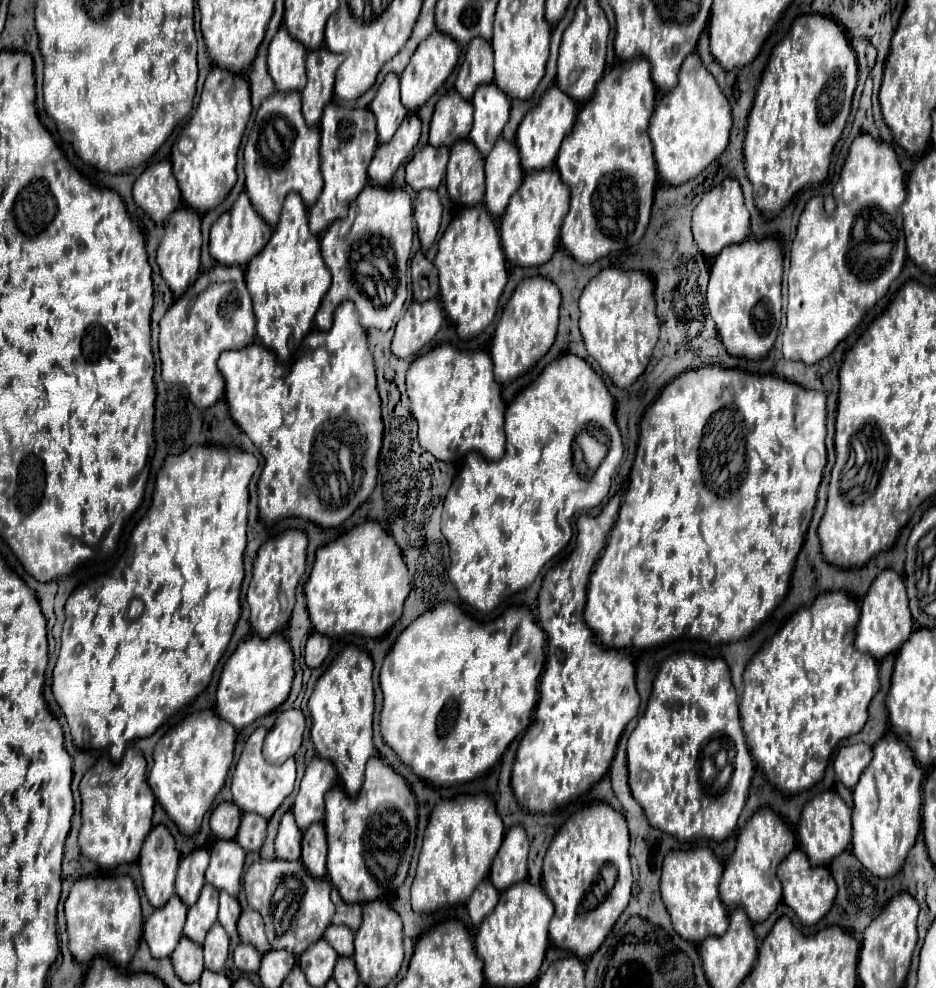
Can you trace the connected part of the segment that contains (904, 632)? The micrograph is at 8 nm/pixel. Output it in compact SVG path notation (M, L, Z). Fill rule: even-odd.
M884 569L874 579L866 597L862 599L862 615L860 615L860 621L858 621L856 629L858 629L856 649L860 649L862 653L872 655L878 661L884 659L890 653L896 653L900 649L900 645L910 637L910 633L914 629L914 621L912 621L910 607L908 607L906 585L896 571Z

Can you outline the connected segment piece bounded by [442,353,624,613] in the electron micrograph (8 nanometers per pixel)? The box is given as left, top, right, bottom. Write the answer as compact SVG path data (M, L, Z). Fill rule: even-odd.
M566 353L562 357L558 357L556 361L552 361L540 375L538 379L528 385L524 391L520 391L516 395L516 399L508 405L505 413L504 433L506 437L506 453L502 459L498 461L486 461L482 455L468 455L466 457L466 463L460 471L460 477L458 481L450 487L448 495L446 495L446 501L444 501L444 521L442 521L442 535L446 537L448 545L450 545L450 581L454 583L454 587L458 589L458 595L470 603L472 607L476 607L478 611L482 613L490 613L504 597L512 595L512 593L518 593L526 587L532 585L532 581L536 579L536 575L540 573L540 569L544 567L544 563L548 563L560 549L564 549L572 537L572 515L580 509L588 509L588 507L596 507L608 493L610 489L610 481L612 481L612 473L614 469L618 467L618 463L622 461L622 455L624 455L624 447L622 447L622 437L620 437L620 431L616 427L616 421L614 421L614 399L610 397L604 381L596 375L596 371L584 361L580 359L578 355L572 355L572 353ZM586 423L596 423L598 427L602 427L608 437L610 437L610 447L608 447L608 455L604 457L604 461L600 463L600 467L596 469L596 473L592 477L582 477L574 471L574 453L572 453L572 441L576 437L576 433L586 425Z

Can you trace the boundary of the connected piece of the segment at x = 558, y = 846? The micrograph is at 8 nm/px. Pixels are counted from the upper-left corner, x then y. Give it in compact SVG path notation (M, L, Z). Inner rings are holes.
M596 801L576 811L554 835L546 857L544 857L544 891L554 903L554 917L550 921L550 939L556 947L576 953L580 959L592 957L616 919L622 915L632 893L632 871L630 871L630 837L628 825L622 813L614 811L608 803ZM604 865L616 869L616 883L596 909L584 909L582 901L592 885L598 881Z

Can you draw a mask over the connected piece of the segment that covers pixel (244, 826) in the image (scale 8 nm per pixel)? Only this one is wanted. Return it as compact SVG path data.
M244 813L240 829L236 833L236 843L246 851L258 851L266 837L268 821L256 813Z

